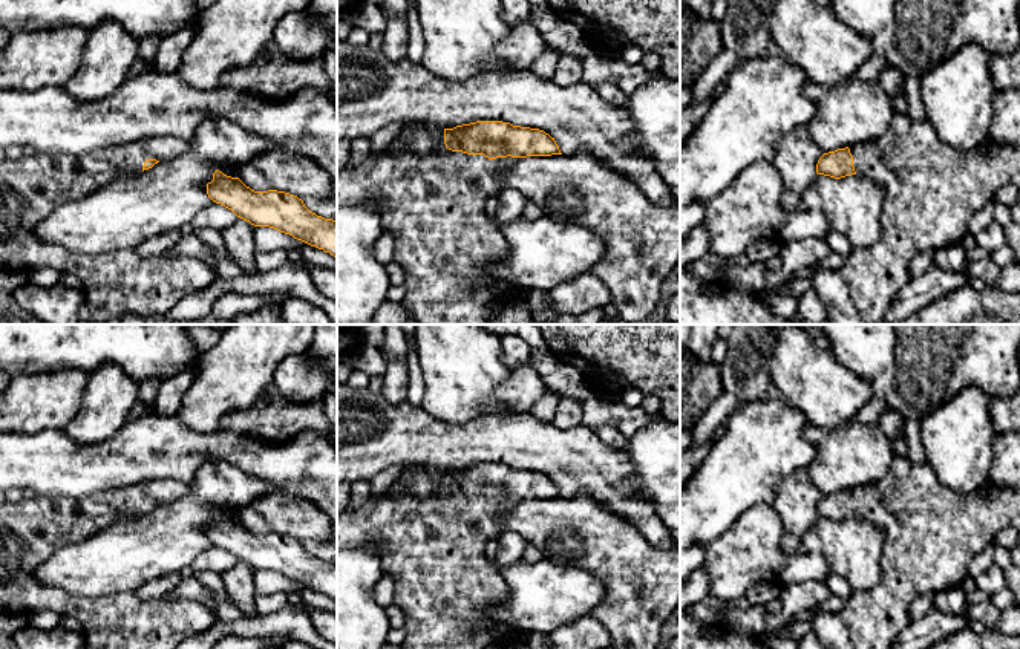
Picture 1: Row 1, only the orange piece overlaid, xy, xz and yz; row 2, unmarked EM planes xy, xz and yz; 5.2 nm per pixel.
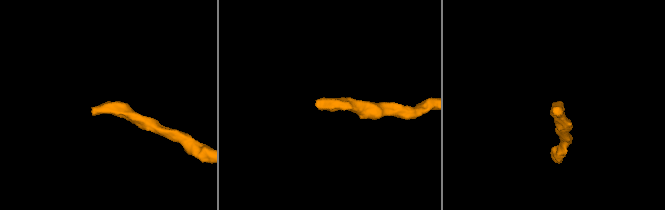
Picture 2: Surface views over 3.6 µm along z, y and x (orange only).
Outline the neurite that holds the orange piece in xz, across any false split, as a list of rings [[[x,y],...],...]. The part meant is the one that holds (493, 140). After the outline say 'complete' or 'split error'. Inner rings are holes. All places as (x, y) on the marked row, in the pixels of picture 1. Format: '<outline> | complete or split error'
[[[476,121],[444,129],[446,150],[420,159],[401,145],[397,136],[381,153],[371,153],[357,165],[346,162],[337,170],[337,207],[377,205],[383,231],[394,236],[394,257],[406,272],[407,294],[403,306],[410,320],[420,324],[487,324],[513,297],[522,297],[525,289],[510,280],[489,274],[485,263],[507,257],[507,243],[501,223],[485,213],[487,199],[504,185],[504,171],[518,159],[527,156],[562,155],[554,138],[539,129],[513,126],[502,121]]] | split error

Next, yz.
[[[902,113],[893,116],[888,130],[878,139],[824,153],[816,173],[835,179],[859,174],[884,190],[882,237],[867,249],[852,249],[839,269],[864,323],[882,324],[893,298],[911,279],[914,256],[960,243],[969,233],[971,217],[994,202],[997,190],[1020,173],[1020,145],[999,144],[988,138],[960,152],[943,144],[927,118],[913,119]]] | split error

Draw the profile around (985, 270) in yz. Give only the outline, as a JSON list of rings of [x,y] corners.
[[[988,257],[976,262],[968,260],[962,268],[962,272],[968,279],[980,279],[986,285],[994,285],[1000,276],[1000,269],[1002,268]]]

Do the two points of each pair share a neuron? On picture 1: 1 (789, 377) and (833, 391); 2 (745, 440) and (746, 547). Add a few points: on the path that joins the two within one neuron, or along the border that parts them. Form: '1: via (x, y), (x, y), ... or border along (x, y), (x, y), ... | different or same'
1: via (800, 377), (809, 377), (823, 389) | same
2: border along (772, 504), (748, 507), (720, 534) | different

